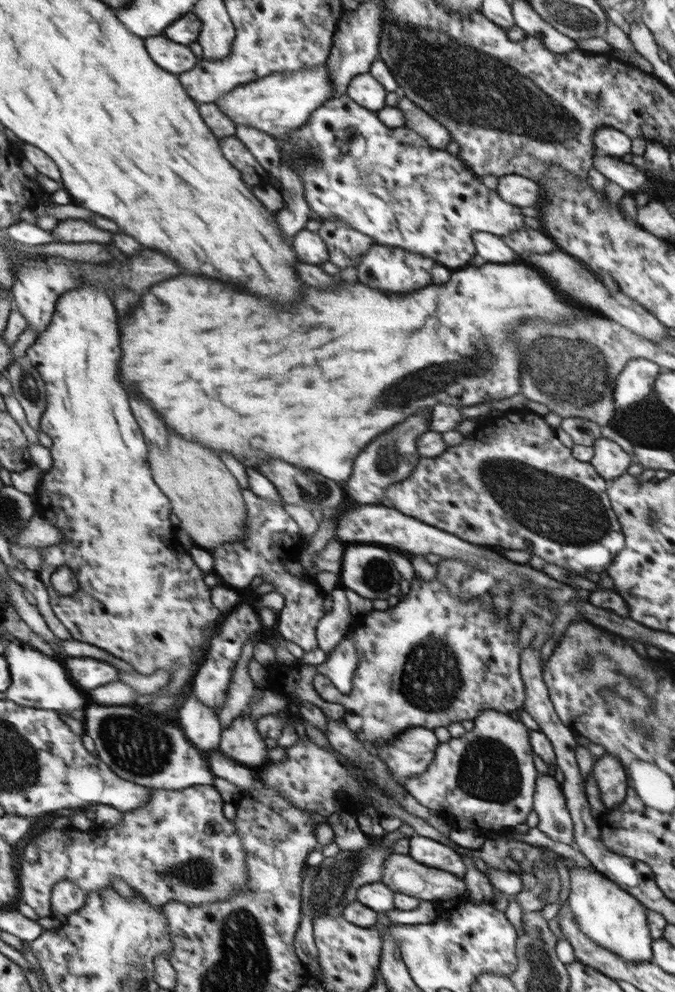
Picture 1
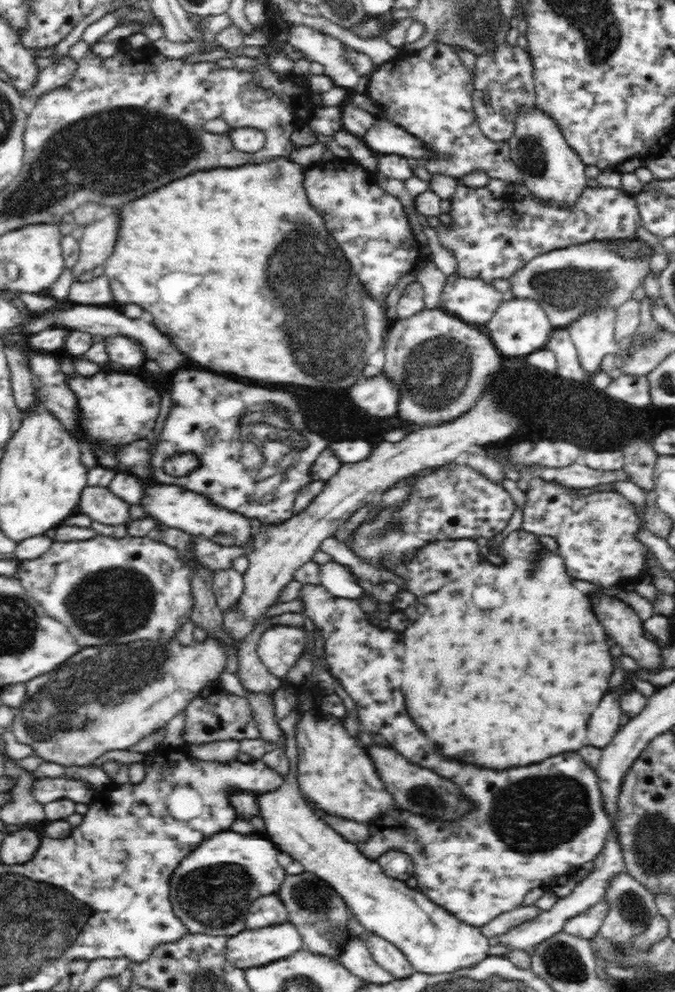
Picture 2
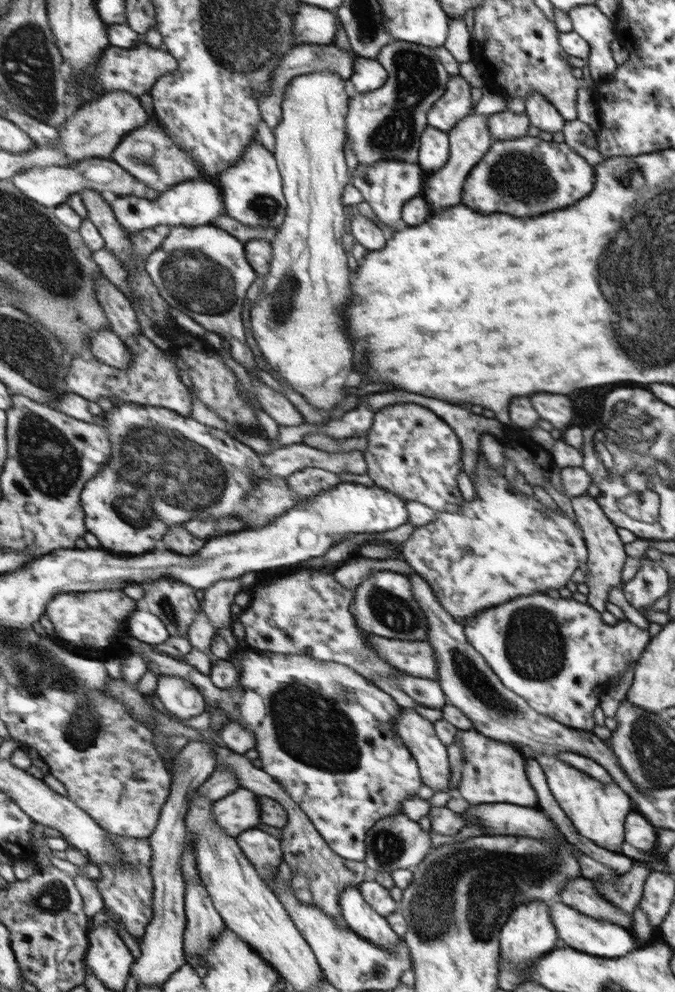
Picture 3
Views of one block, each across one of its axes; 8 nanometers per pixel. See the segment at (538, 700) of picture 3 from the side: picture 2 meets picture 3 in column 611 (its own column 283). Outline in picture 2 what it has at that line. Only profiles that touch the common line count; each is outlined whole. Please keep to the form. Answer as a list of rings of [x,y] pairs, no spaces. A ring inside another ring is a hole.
[[[274,625],[262,634],[257,645],[262,664],[276,678],[281,679],[302,656],[306,646],[306,632],[304,628],[296,626]]]

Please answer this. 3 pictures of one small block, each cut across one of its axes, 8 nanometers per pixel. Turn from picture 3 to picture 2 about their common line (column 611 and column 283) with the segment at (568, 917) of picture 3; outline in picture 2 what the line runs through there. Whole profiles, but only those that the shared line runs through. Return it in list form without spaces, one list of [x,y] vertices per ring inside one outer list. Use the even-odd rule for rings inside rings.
[[[288,921],[259,929],[246,928],[226,940],[227,958],[243,970],[287,958],[302,948],[302,935]]]

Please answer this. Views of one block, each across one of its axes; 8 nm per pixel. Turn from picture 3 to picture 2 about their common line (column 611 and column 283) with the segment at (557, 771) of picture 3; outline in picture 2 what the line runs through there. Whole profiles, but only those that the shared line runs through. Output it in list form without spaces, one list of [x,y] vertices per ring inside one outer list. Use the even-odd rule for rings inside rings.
[[[295,767],[290,768],[288,774],[290,778],[286,778],[286,784],[280,788],[254,794],[267,838],[280,851],[291,854],[306,871],[336,890],[369,934],[394,943],[411,962],[414,972],[421,974],[450,974],[460,968],[476,966],[483,958],[488,958],[492,941],[482,934],[481,927],[462,922],[430,901],[418,888],[411,888],[406,881],[386,874],[376,859],[366,857],[356,843],[342,837],[306,804],[294,778]]]

